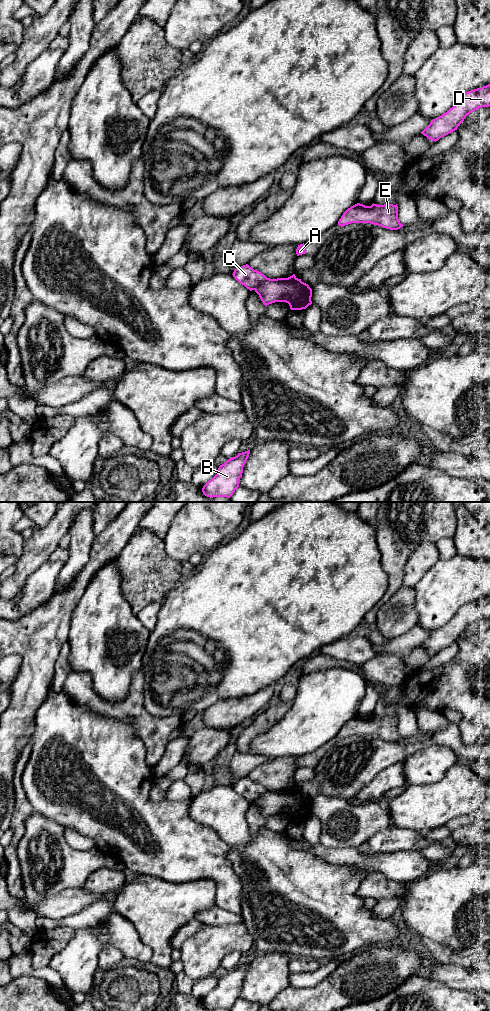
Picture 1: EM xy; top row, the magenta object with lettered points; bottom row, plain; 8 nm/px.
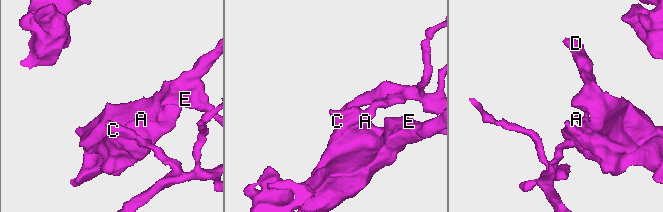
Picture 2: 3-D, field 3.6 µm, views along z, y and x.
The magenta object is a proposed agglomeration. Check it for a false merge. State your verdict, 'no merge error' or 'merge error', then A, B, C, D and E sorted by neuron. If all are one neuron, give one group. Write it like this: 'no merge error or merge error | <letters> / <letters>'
merge error | A D E / B C

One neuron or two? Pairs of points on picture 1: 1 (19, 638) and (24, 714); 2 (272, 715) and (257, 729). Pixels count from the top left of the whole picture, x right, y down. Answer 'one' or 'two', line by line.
1: one
2: one

